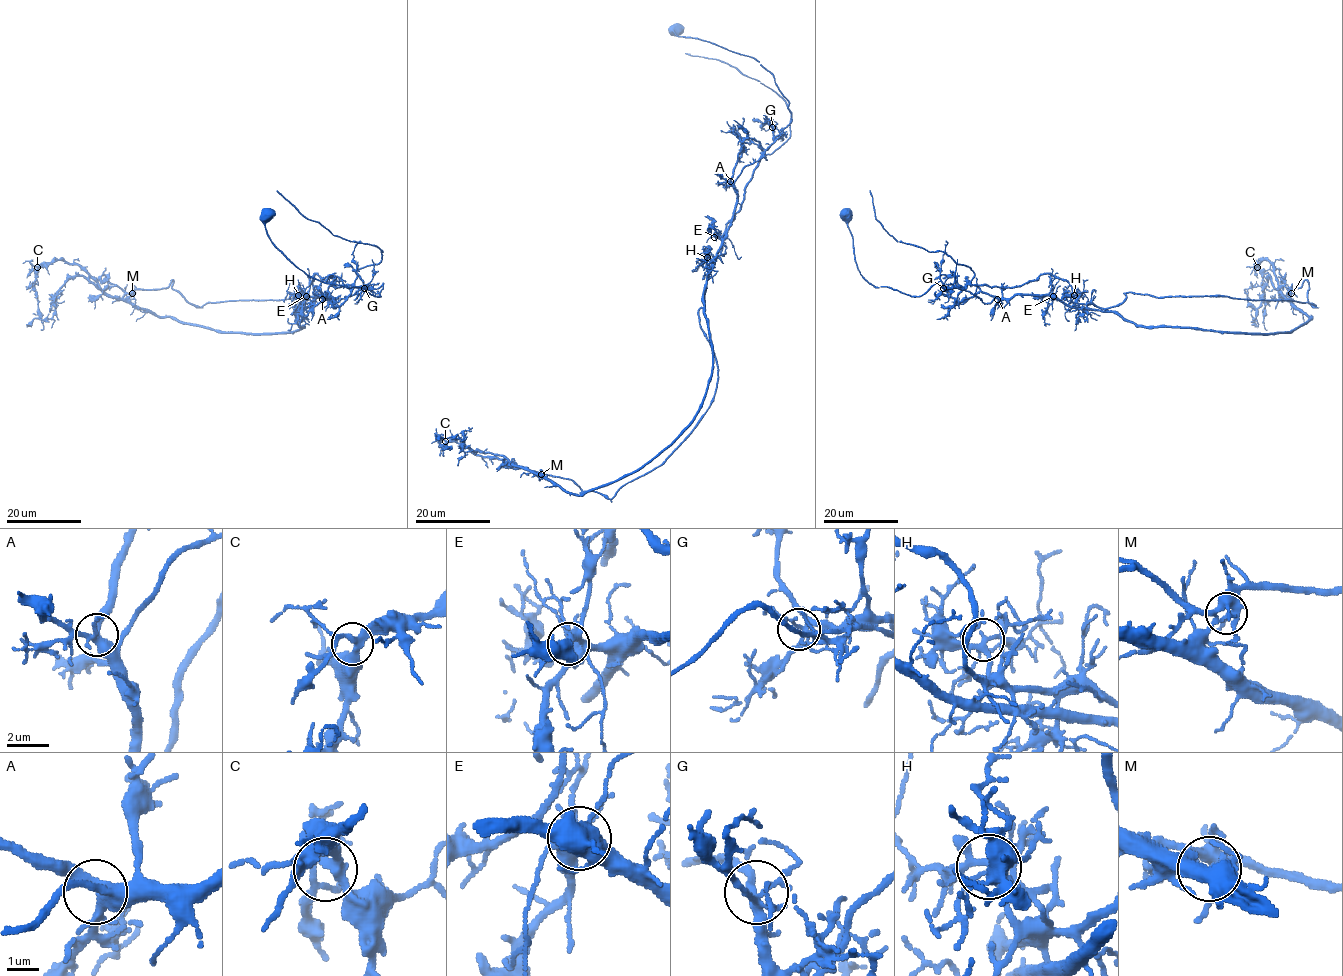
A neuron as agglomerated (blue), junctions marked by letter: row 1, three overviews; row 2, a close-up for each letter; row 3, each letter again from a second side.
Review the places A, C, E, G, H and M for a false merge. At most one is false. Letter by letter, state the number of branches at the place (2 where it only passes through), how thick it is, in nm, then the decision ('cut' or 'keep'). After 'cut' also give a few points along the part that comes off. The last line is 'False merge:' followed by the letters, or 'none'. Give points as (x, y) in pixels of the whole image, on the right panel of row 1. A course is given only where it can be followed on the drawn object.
A: 6 | 400 nm | keep
C: 4 | 280 nm | keep
E: 5 | 400 nm | keep
G: 6 | 220 nm | keep
H: 6 | 240 nm | keep
M: 6 | 240 nm | cut | (1291, 293), (1306, 280), (1315, 306), (1099, 308), (1049, 274), (972, 285), (891, 236), (870, 191)
False merge: M

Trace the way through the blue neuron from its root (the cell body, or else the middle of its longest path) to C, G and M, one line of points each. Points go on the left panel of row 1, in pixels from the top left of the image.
C: (264, 212), (309, 276), (380, 296), (320, 294), (296, 331), (218, 332), (77, 264), (37, 267)
G: (264, 212), (269, 238), (298, 268), (329, 284), (363, 287), (374, 296), (380, 296), (382, 284), (364, 288)
M: (264, 212), (309, 276), (380, 296), (382, 284), (320, 294), (296, 331), (233, 333), (154, 316), (132, 293)

